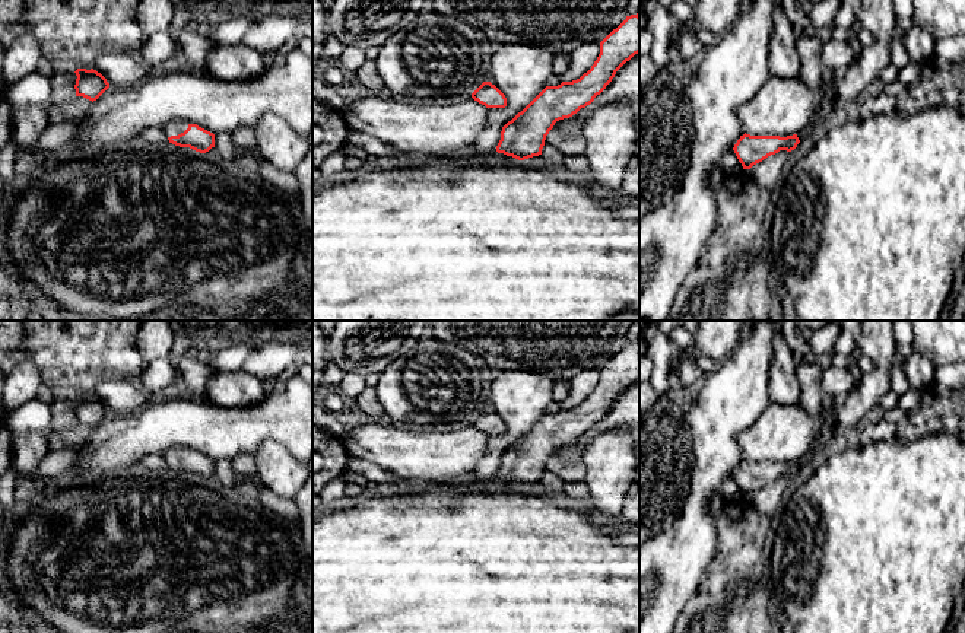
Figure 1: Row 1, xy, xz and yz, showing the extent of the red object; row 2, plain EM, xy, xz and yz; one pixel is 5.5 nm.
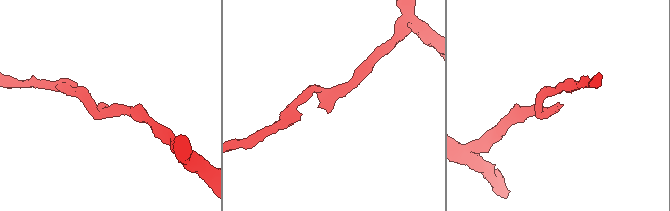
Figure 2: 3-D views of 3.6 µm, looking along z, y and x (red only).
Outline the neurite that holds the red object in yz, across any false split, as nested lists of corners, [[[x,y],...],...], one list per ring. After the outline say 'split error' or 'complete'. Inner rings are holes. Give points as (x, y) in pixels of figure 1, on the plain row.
[[[743,461],[734,471],[733,477],[742,490],[743,496],[750,496],[753,492],[762,489],[780,477],[791,478],[800,470],[797,461],[780,462],[750,462]]]; complete

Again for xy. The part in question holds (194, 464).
[[[172,448],[164,454],[169,470],[180,474],[190,474],[196,478],[206,480],[215,474],[215,461],[185,448]]]; split error

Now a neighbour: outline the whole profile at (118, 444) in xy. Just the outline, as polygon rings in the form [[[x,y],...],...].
[[[296,369],[288,372],[270,394],[250,407],[223,408],[188,394],[169,400],[150,398],[130,414],[109,413],[88,439],[80,443],[76,461],[64,475],[66,481],[124,475],[142,468],[149,454],[164,455],[172,448],[185,448],[218,461],[234,461],[241,454],[255,455],[266,440],[285,446],[301,464],[312,458],[312,385]]]

